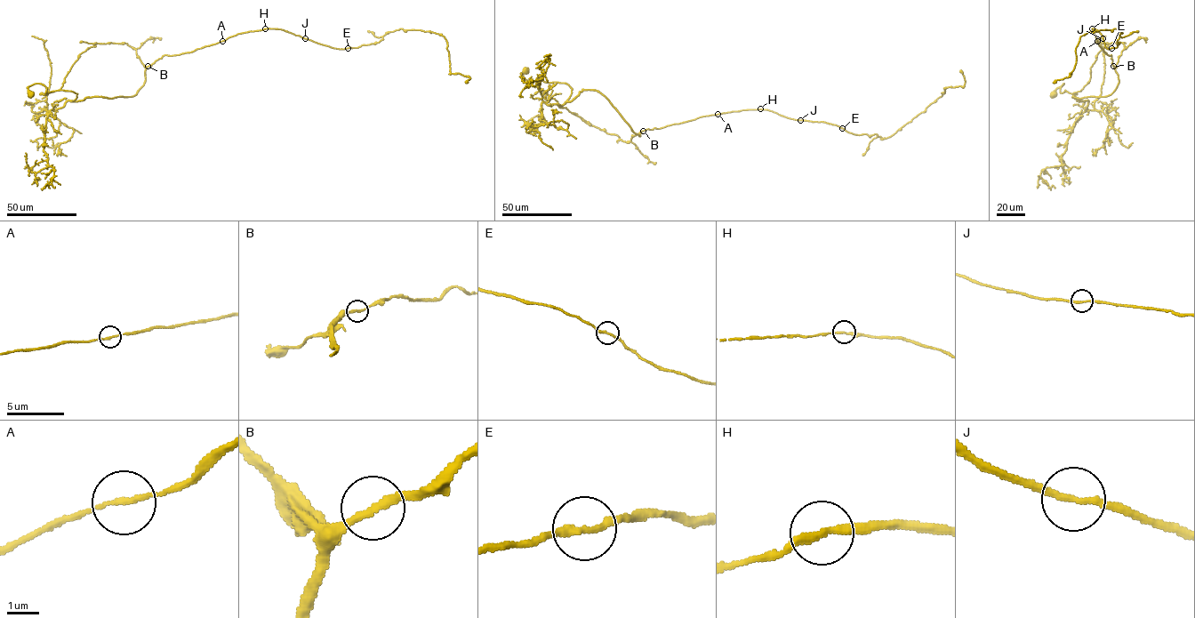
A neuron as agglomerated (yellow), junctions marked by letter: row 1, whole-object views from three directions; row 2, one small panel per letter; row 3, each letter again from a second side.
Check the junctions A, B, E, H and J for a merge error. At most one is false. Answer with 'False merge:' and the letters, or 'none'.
False merge: none

